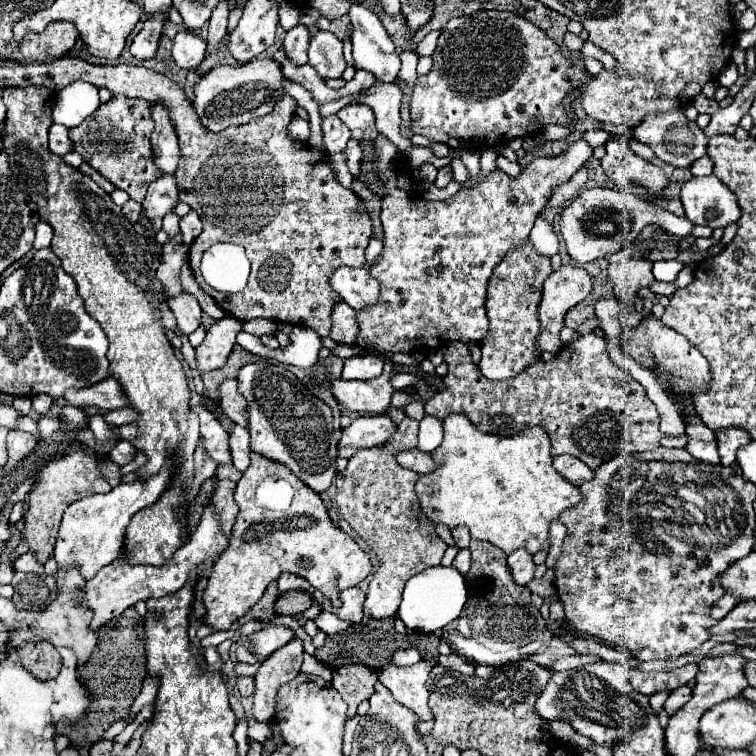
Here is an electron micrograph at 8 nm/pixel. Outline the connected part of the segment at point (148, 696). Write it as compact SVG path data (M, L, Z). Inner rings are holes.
M147 676L144 679L140 694L135 698L135 702L130 710L129 717L135 717L140 710L149 702L154 702L157 695L159 678Z

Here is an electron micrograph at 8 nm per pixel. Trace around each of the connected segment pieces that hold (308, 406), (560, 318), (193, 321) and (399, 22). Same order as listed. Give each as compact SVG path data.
M260 360L246 364L238 374L240 392L248 400L248 424L252 452L290 468L308 488L322 494L336 476L336 444L332 410L316 398L300 380L282 364Z
M560 266L558 270L554 270L546 282L544 282L544 294L542 294L542 304L540 304L540 322L542 322L542 334L538 336L538 346L546 352L556 354L562 348L562 340L560 340L560 330L564 328L564 316L570 308L574 308L578 302L582 302L588 294L592 292L592 276L576 266Z
M182 292L178 296L170 296L168 298L168 306L170 310L174 312L176 320L178 320L178 328L184 332L184 334L192 334L198 326L200 326L200 316L202 316L202 310L200 310L200 304L198 300L188 294L188 292Z
M376 10L376 14L380 16L384 28L386 28L388 34L392 36L392 40L394 40L394 44L396 44L396 48L398 48L400 52L406 50L406 48L410 48L410 50L416 48L416 44L414 44L412 40L406 40L406 20L404 20L402 14L396 16L396 18L390 18L386 12L378 12L378 10Z

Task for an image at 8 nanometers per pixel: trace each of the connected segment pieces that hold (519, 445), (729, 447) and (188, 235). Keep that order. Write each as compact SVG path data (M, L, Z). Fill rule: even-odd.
M454 414L444 420L444 442L432 454L442 466L436 472L420 476L416 484L416 494L424 514L432 522L440 522L448 528L464 524L468 526L472 538L488 540L506 554L512 554L516 548L526 548L530 554L536 554L538 550L550 550L550 522L582 500L580 488L566 482L554 470L550 438L544 428L526 428L516 436L496 436L480 432L474 428L474 424L470 424L470 420L466 420L466 416Z
M726 428L716 432L716 442L718 442L718 454L720 454L720 464L730 466L736 462L736 452L740 446L750 442L748 432L742 432L740 428Z
M190 212L190 214L186 214L186 216L180 220L180 230L182 230L182 242L190 246L190 244L200 236L200 232L202 232L202 222L200 222L200 218L198 218L194 212Z

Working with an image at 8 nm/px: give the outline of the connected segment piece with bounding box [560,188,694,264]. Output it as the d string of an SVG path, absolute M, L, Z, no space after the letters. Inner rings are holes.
M588 188L582 190L570 206L562 210L560 216L560 232L566 242L566 250L572 256L574 262L584 264L592 262L596 258L602 258L606 254L612 254L624 246L624 238L630 236L634 240L644 226L648 224L662 224L662 228L670 234L676 234L678 238L684 238L694 228L690 220L678 218L654 204L648 204L646 200L634 196L632 192L624 190L610 190L610 188Z

